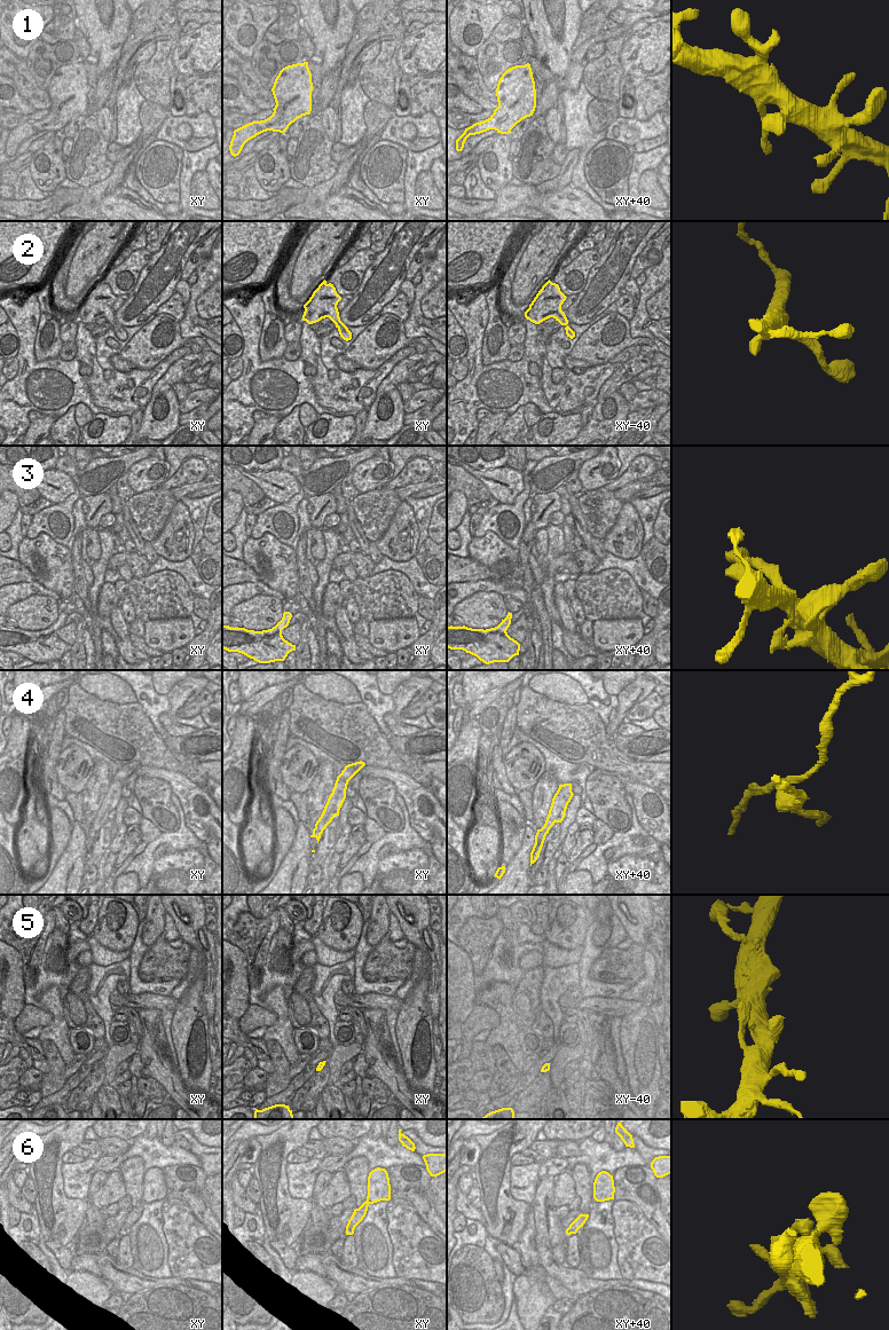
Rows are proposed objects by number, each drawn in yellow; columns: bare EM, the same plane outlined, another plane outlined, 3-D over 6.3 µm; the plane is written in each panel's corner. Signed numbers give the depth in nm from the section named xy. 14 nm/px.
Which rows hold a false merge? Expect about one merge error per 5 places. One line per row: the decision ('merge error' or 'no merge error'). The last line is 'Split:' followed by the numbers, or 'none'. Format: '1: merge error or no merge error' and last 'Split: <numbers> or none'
1: no merge error
2: no merge error
3: no merge error
4: merge error
5: no merge error
6: no merge error
Split: 4

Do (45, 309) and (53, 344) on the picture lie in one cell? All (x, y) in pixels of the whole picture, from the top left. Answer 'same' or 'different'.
same

